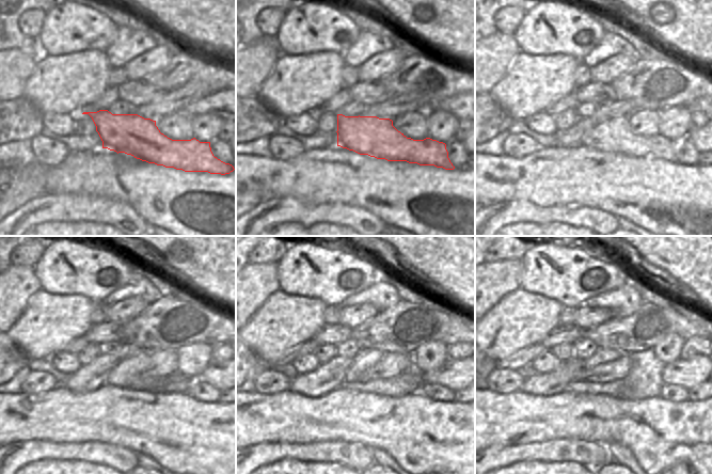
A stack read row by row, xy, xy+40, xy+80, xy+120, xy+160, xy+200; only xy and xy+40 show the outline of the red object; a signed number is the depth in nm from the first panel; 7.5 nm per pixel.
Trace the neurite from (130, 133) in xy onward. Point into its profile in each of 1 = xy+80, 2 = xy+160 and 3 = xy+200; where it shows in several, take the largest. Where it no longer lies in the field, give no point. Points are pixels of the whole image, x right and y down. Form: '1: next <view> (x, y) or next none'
1: next xy+80 (615, 136)
2: next xy+160 (405, 383)
3: next xy+200 (622, 388)

